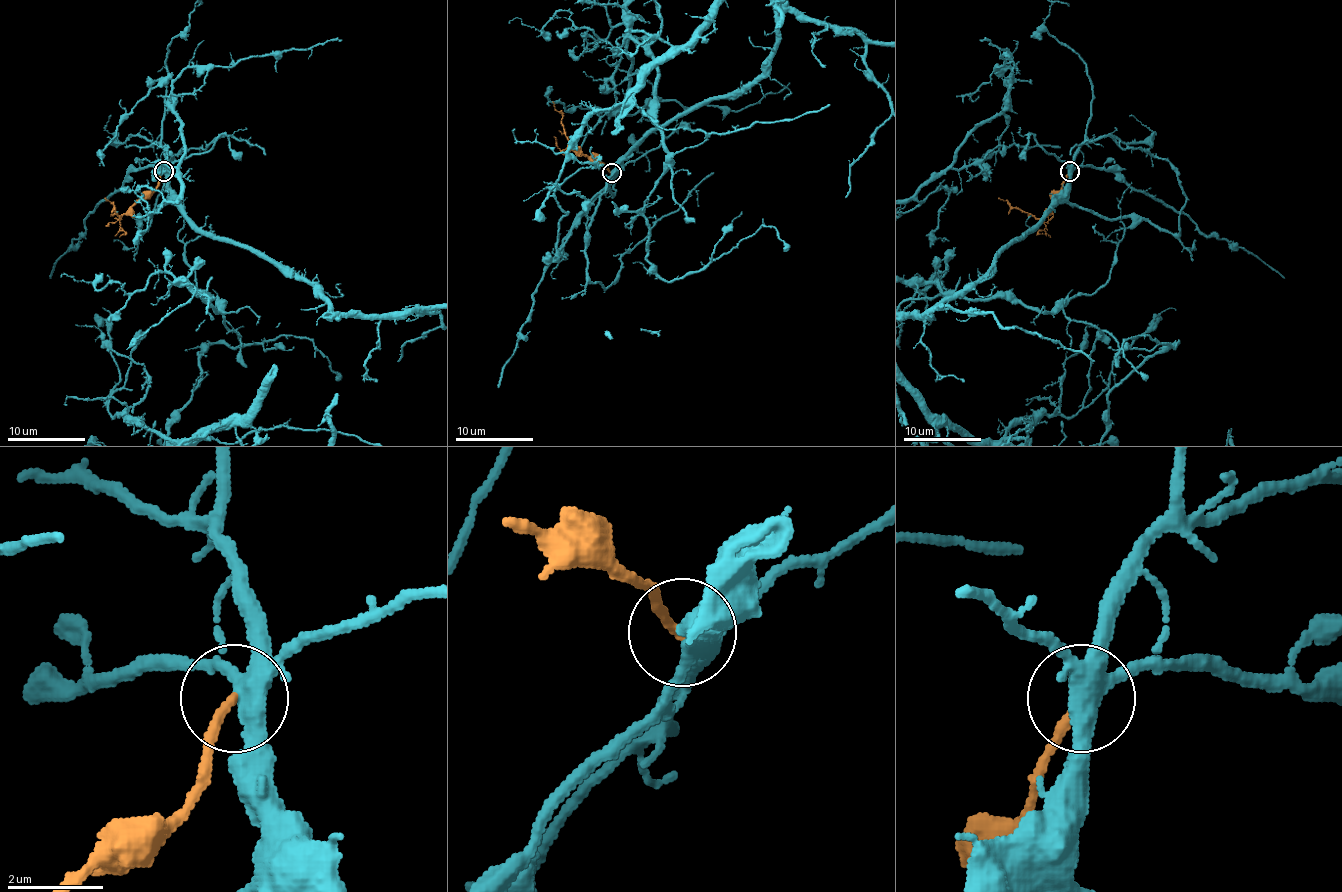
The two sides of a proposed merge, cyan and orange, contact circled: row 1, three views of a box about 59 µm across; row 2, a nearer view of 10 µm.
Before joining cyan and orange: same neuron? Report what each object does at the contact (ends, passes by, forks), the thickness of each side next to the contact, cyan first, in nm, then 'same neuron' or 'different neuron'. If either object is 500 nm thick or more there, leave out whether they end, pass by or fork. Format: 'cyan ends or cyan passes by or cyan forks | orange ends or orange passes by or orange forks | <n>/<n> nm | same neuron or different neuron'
cyan forks | orange ends | 400/190 nm | same neuron

